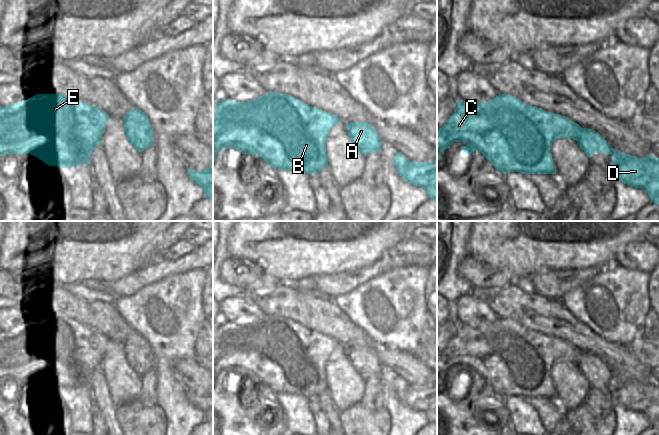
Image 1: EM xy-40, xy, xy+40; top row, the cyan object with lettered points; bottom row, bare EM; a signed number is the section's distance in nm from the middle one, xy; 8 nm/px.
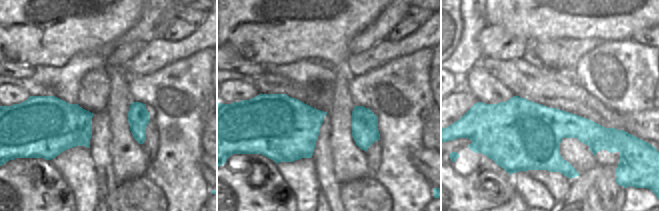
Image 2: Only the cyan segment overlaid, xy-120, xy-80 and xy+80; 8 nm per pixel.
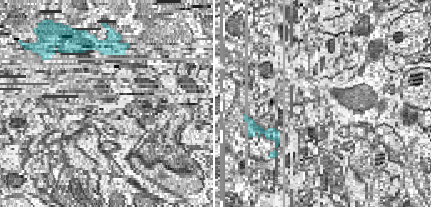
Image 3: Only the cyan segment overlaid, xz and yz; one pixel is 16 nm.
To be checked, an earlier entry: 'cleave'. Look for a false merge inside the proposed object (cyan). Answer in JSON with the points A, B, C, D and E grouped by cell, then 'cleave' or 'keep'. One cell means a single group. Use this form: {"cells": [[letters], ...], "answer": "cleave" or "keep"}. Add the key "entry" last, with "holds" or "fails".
{"cells": [["A"], ["B", "C", "D", "E"]], "answer": "cleave", "entry": "holds"}

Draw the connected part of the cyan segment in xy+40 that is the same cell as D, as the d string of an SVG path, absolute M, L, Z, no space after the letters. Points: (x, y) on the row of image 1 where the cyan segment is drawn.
M614 150L612 168L613 179L645 190L651 201L659 205L659 158L652 153L647 158L637 158Z

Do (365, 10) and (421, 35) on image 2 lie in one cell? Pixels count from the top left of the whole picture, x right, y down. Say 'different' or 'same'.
different

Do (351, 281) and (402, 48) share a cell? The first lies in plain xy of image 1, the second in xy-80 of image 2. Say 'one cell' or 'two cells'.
one cell

